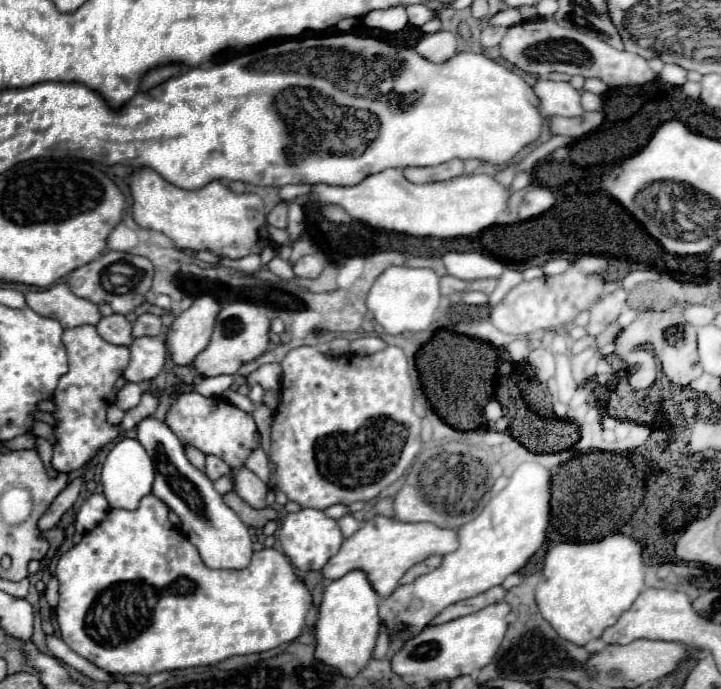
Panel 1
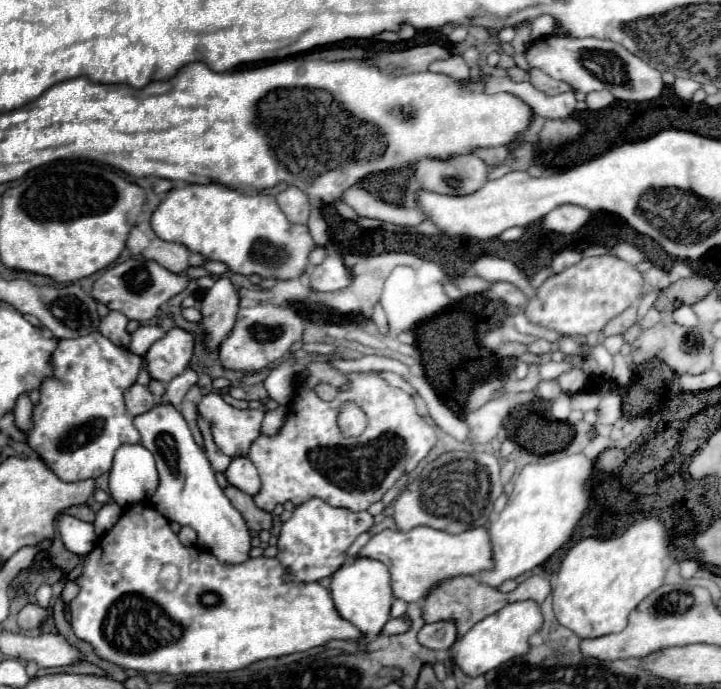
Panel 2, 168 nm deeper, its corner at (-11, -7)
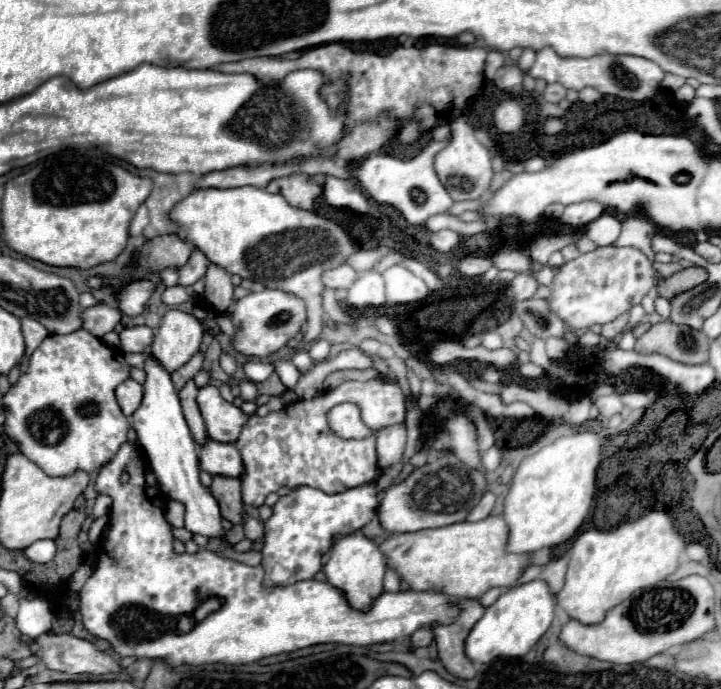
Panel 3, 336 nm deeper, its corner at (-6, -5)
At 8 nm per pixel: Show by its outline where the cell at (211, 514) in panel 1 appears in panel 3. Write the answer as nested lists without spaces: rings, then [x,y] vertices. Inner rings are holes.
[[[146,354],[144,372],[146,372],[144,398],[140,408],[132,414],[132,426],[136,428],[138,442],[146,452],[152,470],[158,476],[162,492],[168,494],[168,498],[178,500],[186,506],[186,530],[190,530],[192,534],[208,536],[208,538],[224,536],[226,530],[222,528],[222,514],[220,514],[218,502],[210,494],[210,490],[204,488],[198,480],[198,474],[200,474],[198,448],[186,426],[180,400],[178,400],[178,390],[174,388],[170,374],[162,368],[162,364],[152,354]]]

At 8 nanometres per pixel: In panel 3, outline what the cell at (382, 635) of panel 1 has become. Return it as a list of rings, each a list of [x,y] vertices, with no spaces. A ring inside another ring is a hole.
[[[388,566],[386,576],[384,576],[384,590],[388,590],[388,592],[398,592],[400,590],[400,578],[394,572],[394,568],[390,568],[390,566]]]

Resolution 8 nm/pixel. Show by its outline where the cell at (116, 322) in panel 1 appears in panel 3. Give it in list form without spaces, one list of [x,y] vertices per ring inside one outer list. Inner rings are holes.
[[[94,304],[82,310],[82,328],[94,334],[96,338],[112,332],[114,326],[120,322],[120,312],[106,304]]]

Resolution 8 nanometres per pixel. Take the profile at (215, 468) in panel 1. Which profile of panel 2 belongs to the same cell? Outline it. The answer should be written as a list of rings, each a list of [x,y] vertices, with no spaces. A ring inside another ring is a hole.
[[[199,418],[197,422],[199,422],[199,428],[201,428],[201,432],[203,432],[203,440],[205,440],[205,454],[207,454],[209,462],[211,462],[213,470],[215,470],[215,472],[225,472],[225,470],[229,468],[229,464],[231,464],[231,458],[229,458],[229,456],[225,456],[225,454],[215,446],[215,442],[213,442],[213,438],[211,438],[209,424],[207,424],[205,420],[201,420],[201,418]]]

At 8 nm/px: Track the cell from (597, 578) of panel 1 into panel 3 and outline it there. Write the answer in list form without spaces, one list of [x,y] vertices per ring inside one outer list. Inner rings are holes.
[[[648,512],[644,518],[611,530],[592,528],[580,534],[570,548],[566,584],[558,592],[558,606],[582,624],[600,622],[610,608],[630,598],[640,588],[650,588],[680,566],[686,540],[678,534],[666,512]]]

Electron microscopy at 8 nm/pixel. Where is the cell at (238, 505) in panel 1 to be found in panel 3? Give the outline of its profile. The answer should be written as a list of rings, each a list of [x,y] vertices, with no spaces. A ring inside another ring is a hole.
[[[212,476],[210,492],[218,500],[222,516],[232,524],[242,524],[242,492],[240,492],[240,480],[238,478],[226,478],[226,476]]]

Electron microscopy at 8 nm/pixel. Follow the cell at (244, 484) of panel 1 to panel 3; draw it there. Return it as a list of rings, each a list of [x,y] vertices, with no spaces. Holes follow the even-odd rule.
[[[208,438],[200,446],[200,470],[206,470],[208,474],[240,478],[244,466],[238,448],[234,444],[222,444]]]

